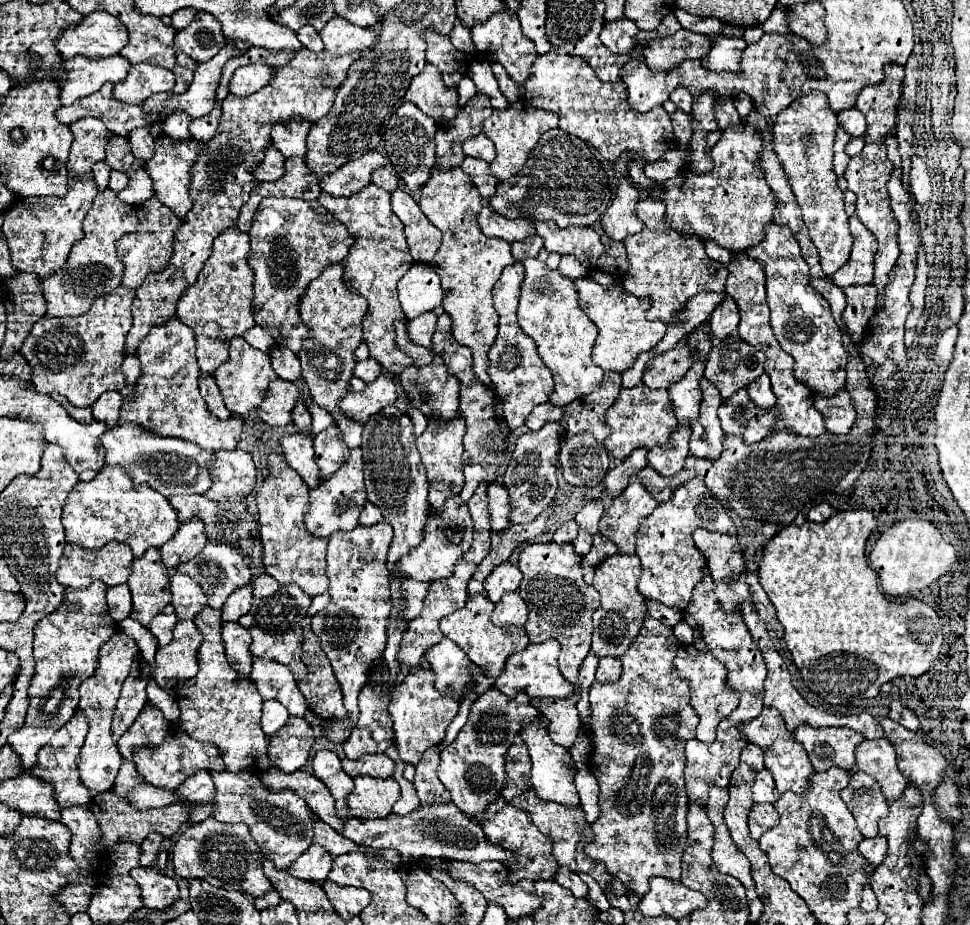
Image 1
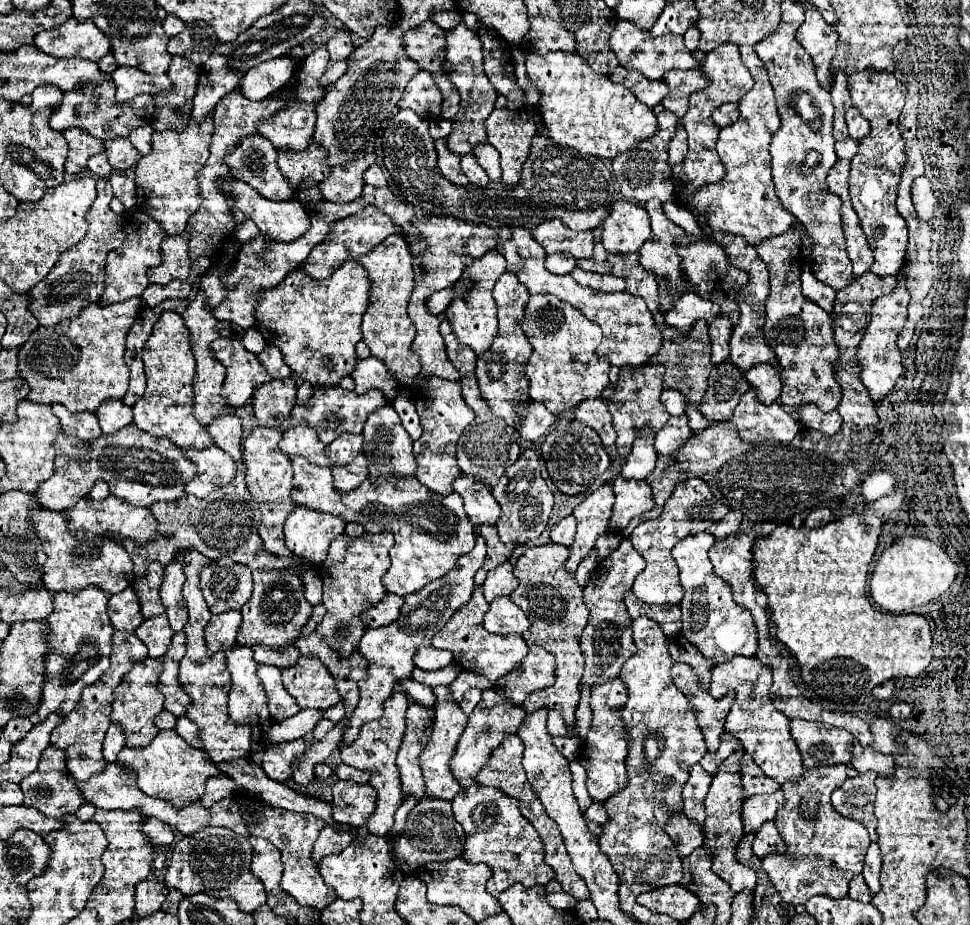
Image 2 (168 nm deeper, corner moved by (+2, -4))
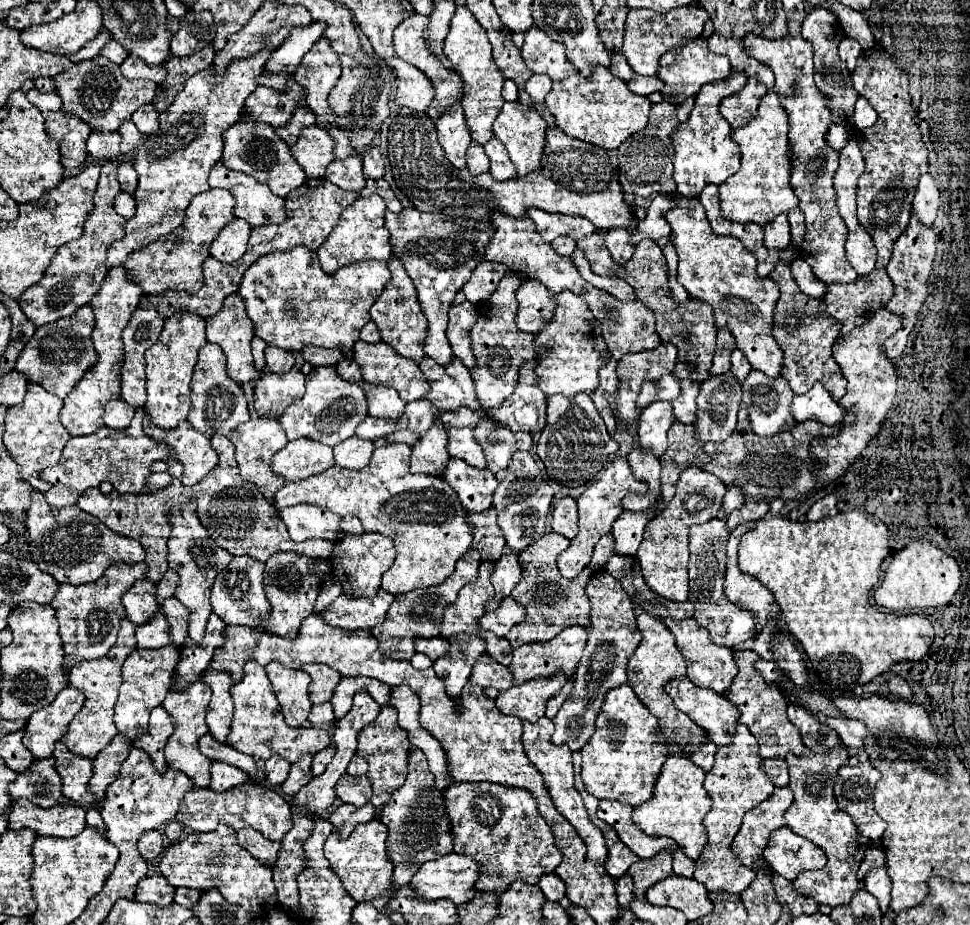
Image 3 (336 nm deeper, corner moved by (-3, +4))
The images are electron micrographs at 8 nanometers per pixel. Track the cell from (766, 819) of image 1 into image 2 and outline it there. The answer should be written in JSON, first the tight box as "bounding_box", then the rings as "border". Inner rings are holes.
{"bounding_box":[753,822,785,858],"border":[[[765,822],[765,826],[761,826],[761,830],[757,830],[757,834],[755,834],[753,854],[763,858],[769,852],[781,852],[781,850],[785,850],[785,842],[783,842],[781,834],[777,832],[773,822]]]}

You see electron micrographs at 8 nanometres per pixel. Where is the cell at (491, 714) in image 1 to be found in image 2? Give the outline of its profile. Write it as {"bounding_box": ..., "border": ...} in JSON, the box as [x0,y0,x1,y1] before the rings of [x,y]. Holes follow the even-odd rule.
{"bounding_box":[449,690,525,788],"border":[[[495,690],[483,692],[481,702],[469,714],[469,724],[467,724],[465,732],[461,734],[461,738],[457,742],[457,750],[449,762],[449,770],[451,770],[453,778],[457,778],[461,788],[469,788],[469,786],[477,784],[475,776],[489,762],[493,750],[503,742],[503,734],[515,734],[523,718],[525,718],[525,710],[521,706],[509,704],[505,698],[495,694]]]}

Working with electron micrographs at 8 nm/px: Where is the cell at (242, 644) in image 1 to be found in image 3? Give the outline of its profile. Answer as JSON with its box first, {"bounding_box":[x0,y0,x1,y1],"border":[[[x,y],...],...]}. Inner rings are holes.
{"bounding_box":[228,660,330,764],"border":[[[250,660],[244,666],[244,678],[242,682],[234,684],[232,690],[234,700],[234,716],[230,724],[228,744],[236,748],[238,752],[250,754],[260,760],[268,760],[272,756],[282,756],[290,764],[298,762],[304,754],[316,754],[330,746],[330,736],[324,728],[290,728],[284,722],[284,716],[280,712],[280,706],[276,702],[276,696],[270,688],[268,676],[264,672],[264,666]]]}

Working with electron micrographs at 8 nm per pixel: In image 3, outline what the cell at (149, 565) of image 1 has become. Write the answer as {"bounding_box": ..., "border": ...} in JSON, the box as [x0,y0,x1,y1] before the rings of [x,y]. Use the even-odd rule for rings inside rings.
{"bounding_box":[156,570,178,604],"border":[[[168,570],[158,584],[158,594],[156,594],[158,604],[162,604],[166,598],[172,598],[176,586],[178,586],[178,574],[174,574],[174,570]]]}

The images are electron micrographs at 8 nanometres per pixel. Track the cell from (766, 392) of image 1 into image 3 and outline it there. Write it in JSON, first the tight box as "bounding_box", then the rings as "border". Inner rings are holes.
{"bounding_box":[662,192,782,378],"border":[[[664,192],[662,196],[676,200],[676,206],[664,212],[664,220],[672,228],[678,252],[678,282],[686,288],[690,298],[712,306],[716,328],[728,328],[732,332],[736,348],[748,358],[754,370],[760,370],[770,378],[778,378],[782,370],[782,350],[772,336],[774,306],[780,298],[778,286],[772,278],[758,278],[758,262],[740,240],[732,236],[716,236],[712,232],[698,198],[686,198],[670,192]],[[692,246],[696,248],[692,250]]]}

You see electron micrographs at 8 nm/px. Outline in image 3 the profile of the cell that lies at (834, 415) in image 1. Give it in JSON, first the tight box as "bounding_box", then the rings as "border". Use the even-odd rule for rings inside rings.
{"bounding_box":[792,384,844,426],"border":[[[814,384],[806,394],[800,394],[792,400],[792,416],[796,422],[816,420],[826,426],[838,426],[844,410],[832,400],[822,384]]]}

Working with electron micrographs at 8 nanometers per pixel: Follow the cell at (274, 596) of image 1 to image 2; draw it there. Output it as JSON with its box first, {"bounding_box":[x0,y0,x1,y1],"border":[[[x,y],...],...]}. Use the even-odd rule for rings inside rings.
{"bounding_box":[237,570,313,670],"border":[[[269,570],[253,572],[253,584],[253,596],[241,608],[243,624],[237,634],[237,644],[251,646],[259,664],[271,664],[283,670],[295,666],[301,654],[297,654],[293,640],[301,636],[301,628],[307,624],[313,612],[313,606],[303,596],[303,582],[285,570]]]}

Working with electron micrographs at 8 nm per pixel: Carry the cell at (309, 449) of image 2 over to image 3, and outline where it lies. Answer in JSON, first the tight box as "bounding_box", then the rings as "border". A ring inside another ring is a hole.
{"bounding_box":[272,438,334,482],"border":[[[310,438],[288,442],[272,458],[272,472],[282,476],[284,482],[298,482],[308,476],[320,474],[334,466],[332,448]]]}

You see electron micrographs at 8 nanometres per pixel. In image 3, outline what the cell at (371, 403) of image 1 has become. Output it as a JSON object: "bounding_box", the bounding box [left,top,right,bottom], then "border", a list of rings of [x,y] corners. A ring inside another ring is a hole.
{"bounding_box":[280,368,368,446],"border":[[[312,368],[312,372],[306,376],[306,394],[298,398],[298,402],[292,402],[286,412],[280,418],[280,424],[288,436],[288,440],[298,438],[312,438],[328,446],[336,446],[338,442],[354,436],[356,426],[366,418],[368,404],[364,390],[360,384],[350,384],[342,380],[336,374],[336,368]]]}

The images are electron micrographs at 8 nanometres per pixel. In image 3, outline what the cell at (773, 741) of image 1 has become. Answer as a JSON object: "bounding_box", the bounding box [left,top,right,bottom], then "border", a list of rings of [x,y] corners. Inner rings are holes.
{"bounding_box":[728,650,804,758],"border":[[[736,650],[734,660],[738,664],[738,674],[730,686],[728,700],[740,710],[738,722],[746,724],[750,728],[750,732],[756,738],[760,738],[760,756],[762,758],[786,758],[786,752],[800,754],[804,750],[804,742],[802,742],[800,730],[786,716],[788,704],[786,704],[784,696],[778,692],[778,688],[774,684],[768,684],[754,668],[754,664],[760,660],[760,656],[752,650]]]}

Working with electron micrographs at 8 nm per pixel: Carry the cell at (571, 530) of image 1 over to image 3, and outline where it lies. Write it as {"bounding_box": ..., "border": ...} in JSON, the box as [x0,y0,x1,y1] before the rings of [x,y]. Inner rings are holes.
{"bounding_box":[552,496,578,538],"border":[[[566,496],[556,502],[552,510],[552,530],[566,538],[574,538],[578,534],[578,508],[574,498]]]}

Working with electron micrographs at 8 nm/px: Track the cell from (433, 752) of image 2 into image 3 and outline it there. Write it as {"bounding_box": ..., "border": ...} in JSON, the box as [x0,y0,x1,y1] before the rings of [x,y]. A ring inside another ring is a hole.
{"bounding_box":[432,634,484,700],"border":[[[452,634],[448,636],[448,642],[450,650],[446,652],[446,656],[436,660],[432,668],[444,680],[448,696],[458,700],[462,686],[472,674],[474,662],[484,652],[484,642],[480,634]]]}

